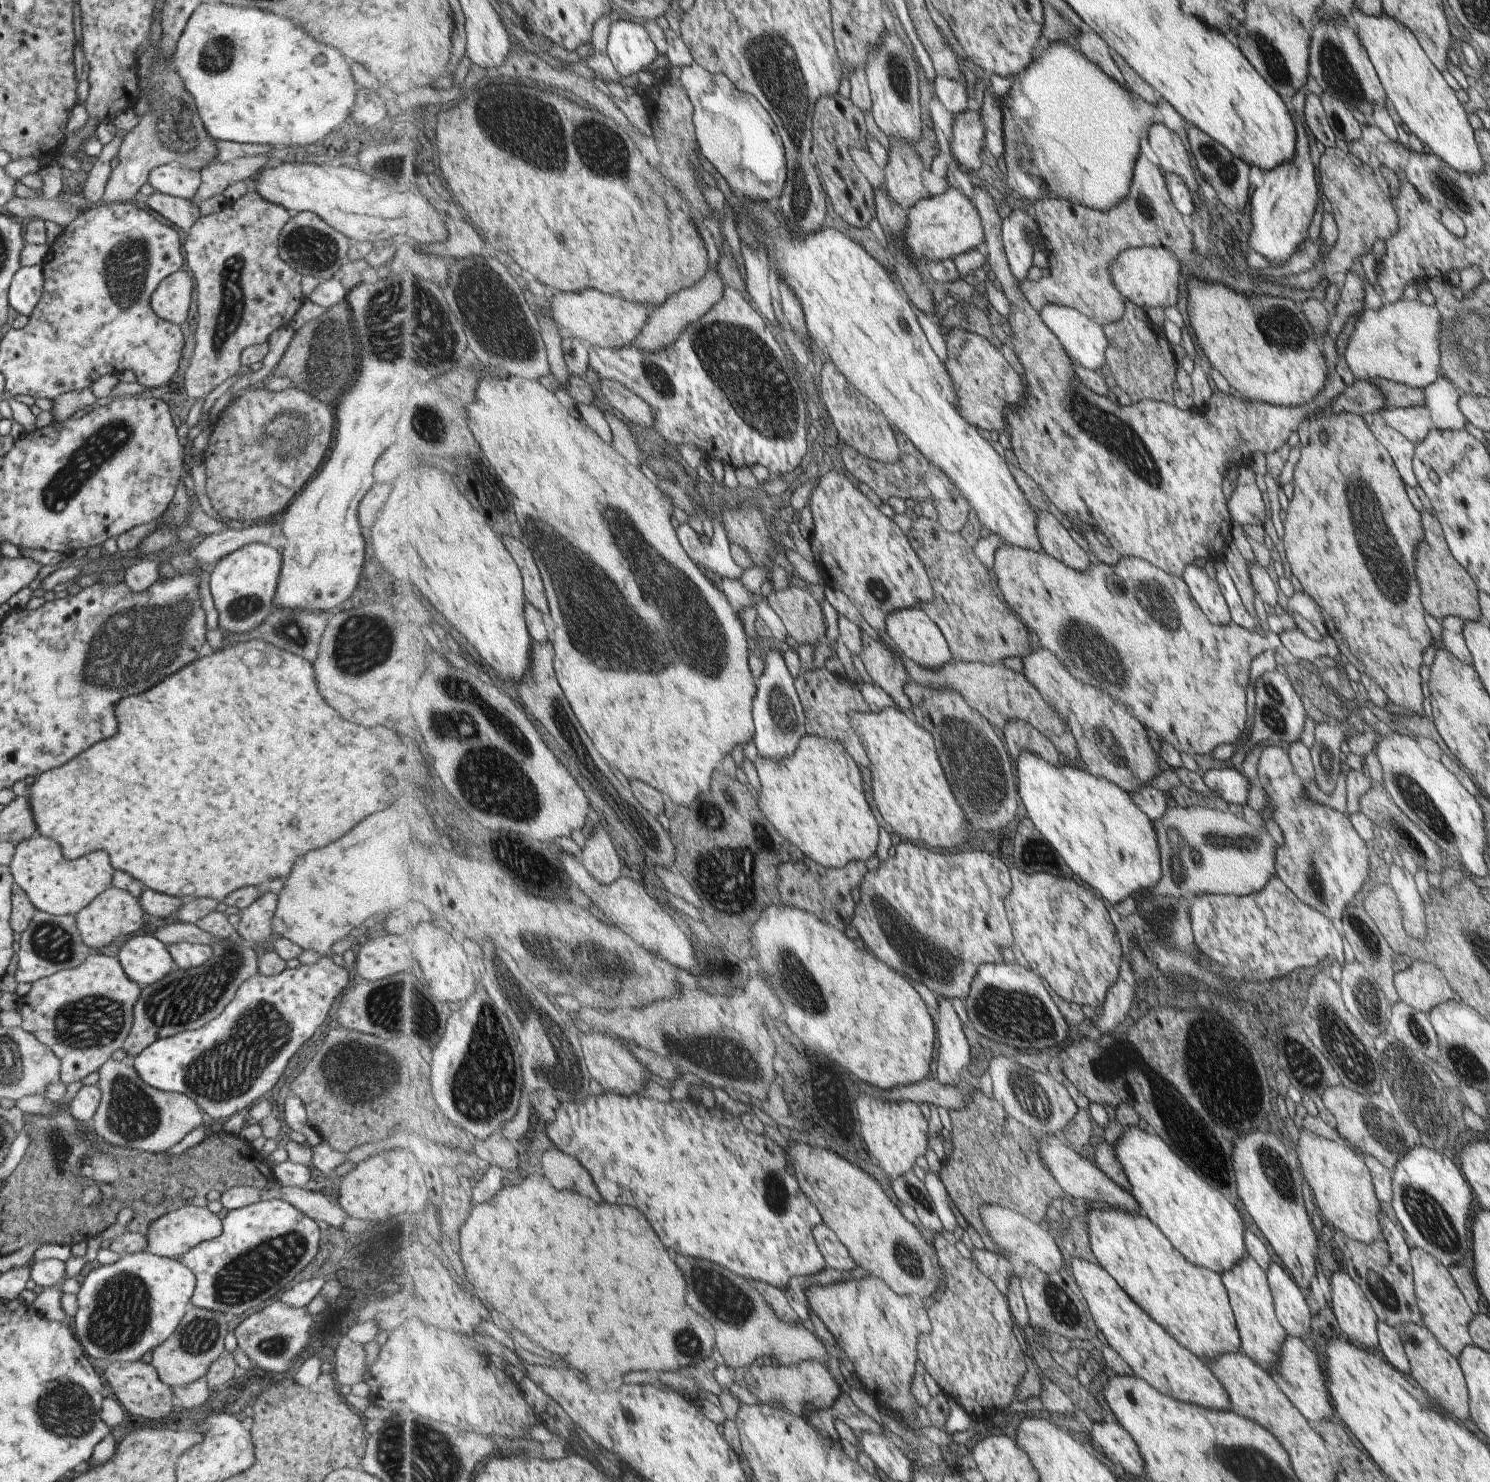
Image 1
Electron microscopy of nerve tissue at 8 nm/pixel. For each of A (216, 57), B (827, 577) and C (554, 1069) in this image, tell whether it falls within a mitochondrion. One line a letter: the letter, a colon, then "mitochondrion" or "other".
A: mitochondrion
B: other
C: mitochondrion

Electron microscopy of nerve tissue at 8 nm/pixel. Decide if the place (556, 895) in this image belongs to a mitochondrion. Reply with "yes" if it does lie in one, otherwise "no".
no

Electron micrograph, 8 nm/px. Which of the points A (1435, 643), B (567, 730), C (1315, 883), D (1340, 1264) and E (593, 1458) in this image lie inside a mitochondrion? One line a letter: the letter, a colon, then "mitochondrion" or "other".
A: other
B: mitochondrion
C: mitochondrion
D: other
E: other

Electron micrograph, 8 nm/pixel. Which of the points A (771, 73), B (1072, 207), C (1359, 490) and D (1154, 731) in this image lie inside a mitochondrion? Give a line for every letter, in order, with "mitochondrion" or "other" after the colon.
A: mitochondrion
B: other
C: mitochondrion
D: other

